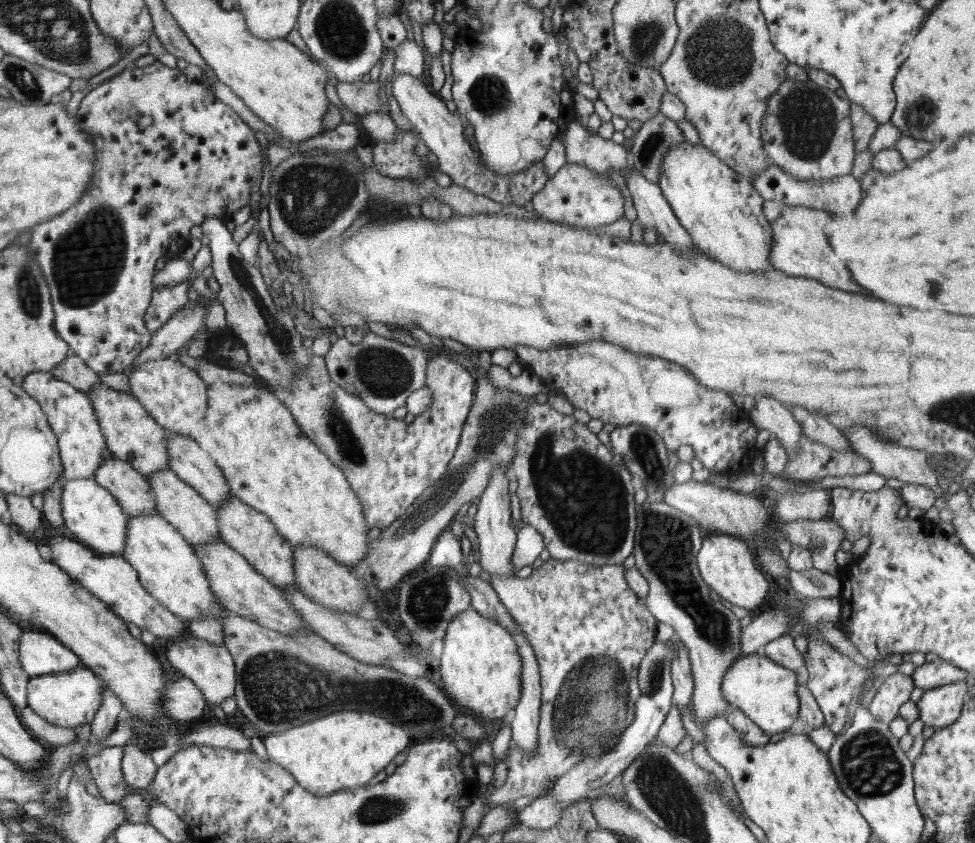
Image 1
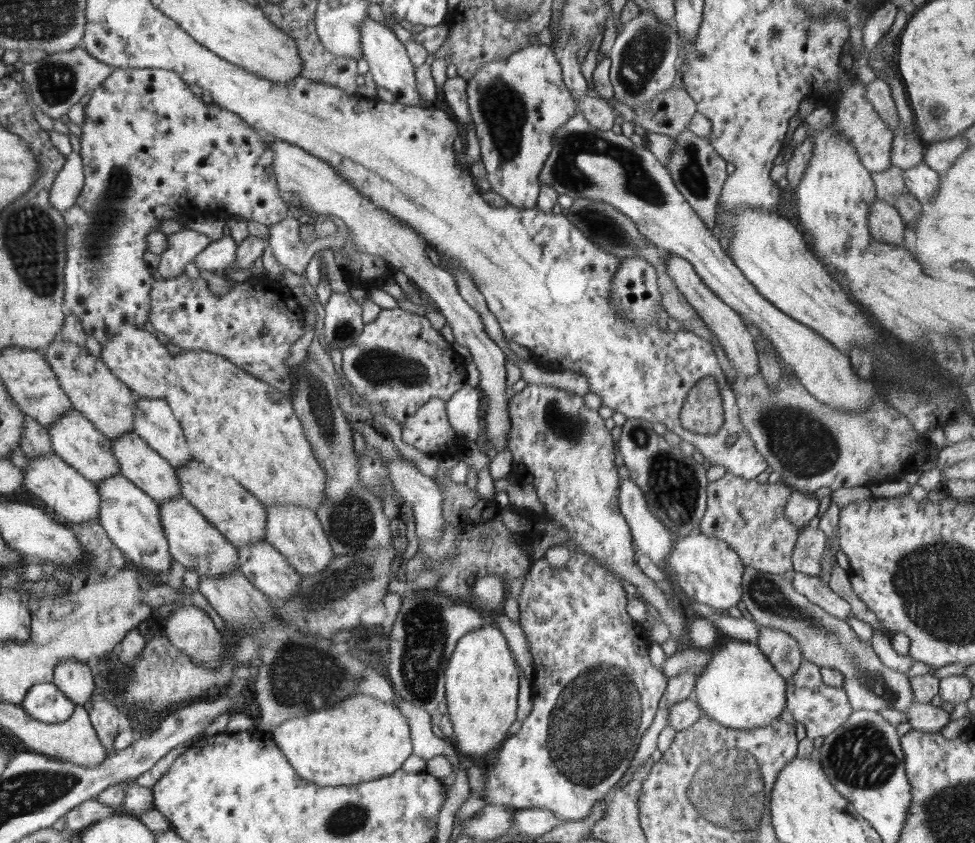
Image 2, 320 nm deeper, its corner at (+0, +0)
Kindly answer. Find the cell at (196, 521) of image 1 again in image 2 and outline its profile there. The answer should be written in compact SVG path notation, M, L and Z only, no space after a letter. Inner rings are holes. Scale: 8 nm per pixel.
M135 431L127 432L126 435L111 440L112 449L117 460L120 461L120 472L133 481L138 488L143 489L159 505L168 503L173 496L181 494L181 483L177 476L176 469L155 449L151 449L141 436Z

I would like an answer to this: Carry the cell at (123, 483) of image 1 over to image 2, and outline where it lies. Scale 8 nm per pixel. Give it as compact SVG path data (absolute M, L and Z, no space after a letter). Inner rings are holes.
M74 409L68 415L62 415L61 419L48 429L55 453L69 465L73 465L82 476L93 481L95 485L120 473L120 461L113 452L110 438L83 413Z

